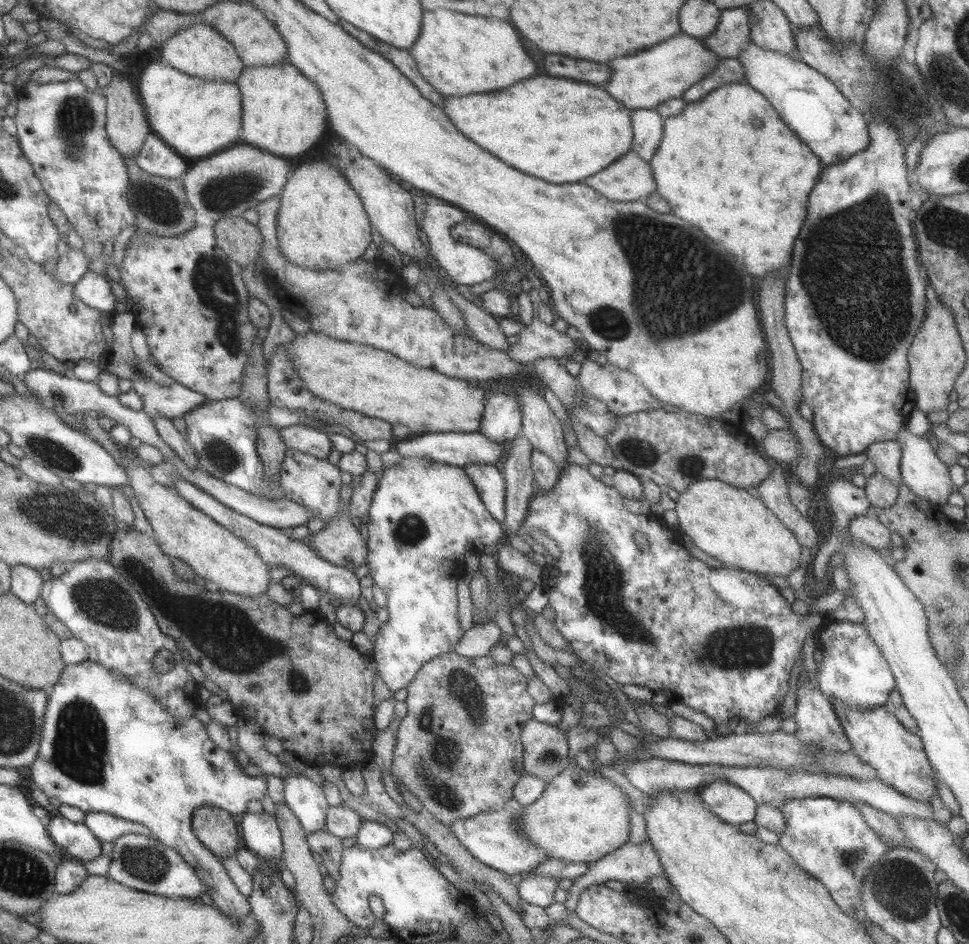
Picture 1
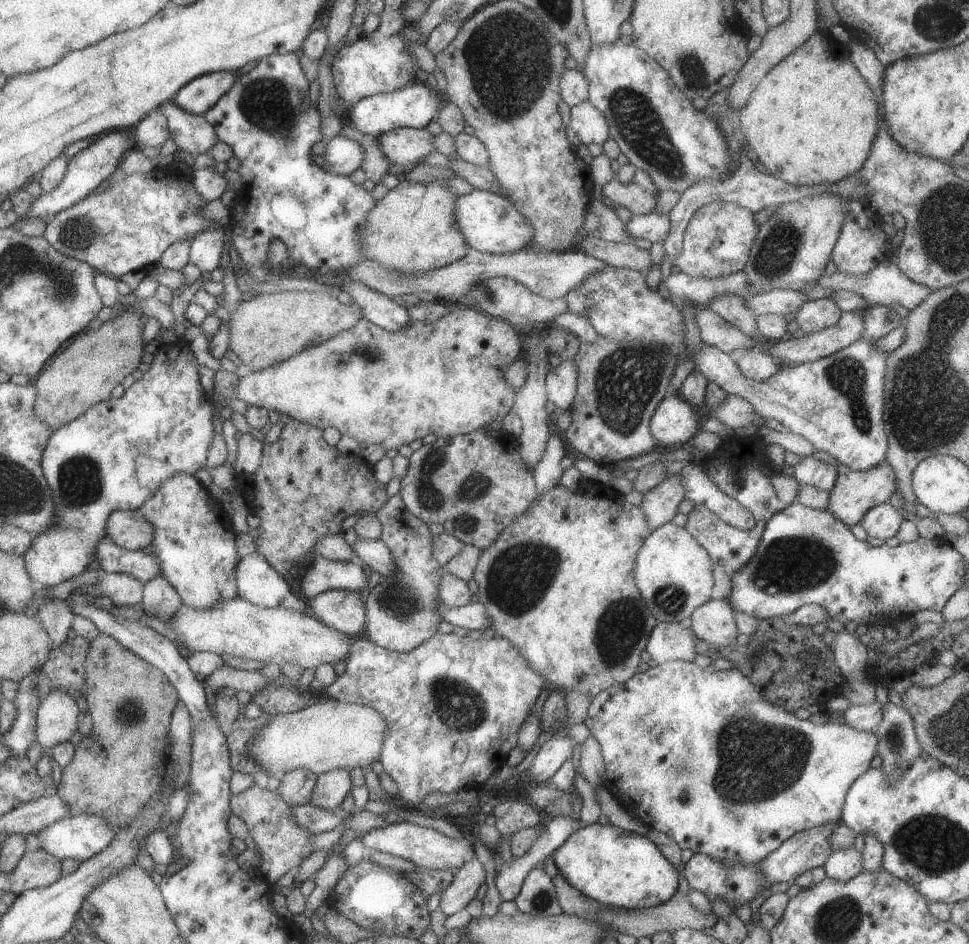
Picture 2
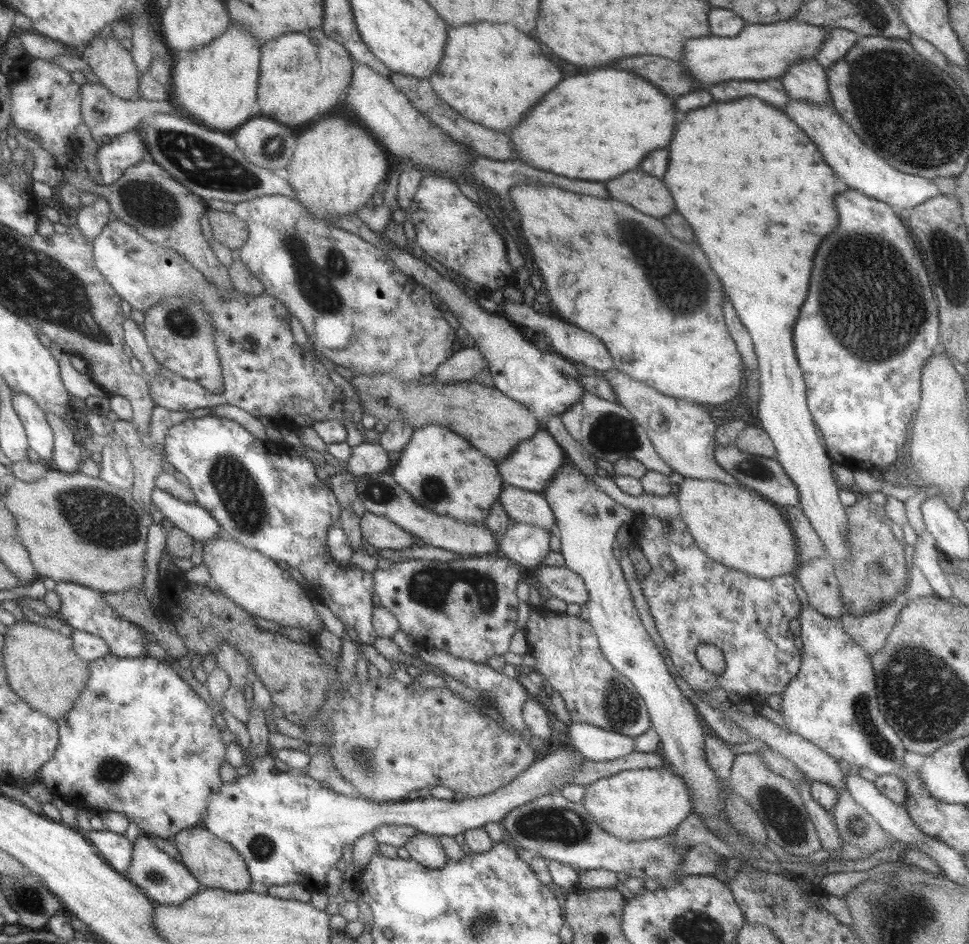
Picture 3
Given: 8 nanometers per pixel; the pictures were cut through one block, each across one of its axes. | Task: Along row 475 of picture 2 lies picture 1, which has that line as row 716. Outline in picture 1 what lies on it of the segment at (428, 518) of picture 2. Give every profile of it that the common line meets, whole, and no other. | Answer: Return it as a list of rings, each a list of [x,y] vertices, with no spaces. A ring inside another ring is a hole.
[[[453,650],[449,653],[434,657],[426,662],[413,678],[413,682],[407,687],[407,714],[397,730],[397,740],[393,750],[393,762],[391,772],[395,778],[400,778],[408,790],[418,798],[423,808],[431,812],[438,820],[445,825],[450,825],[458,818],[472,818],[481,812],[490,812],[502,809],[512,799],[512,788],[521,776],[525,775],[524,747],[521,741],[521,732],[526,721],[533,718],[535,702],[528,692],[528,682],[523,674],[512,664],[496,662],[489,654],[478,658],[460,656]]]

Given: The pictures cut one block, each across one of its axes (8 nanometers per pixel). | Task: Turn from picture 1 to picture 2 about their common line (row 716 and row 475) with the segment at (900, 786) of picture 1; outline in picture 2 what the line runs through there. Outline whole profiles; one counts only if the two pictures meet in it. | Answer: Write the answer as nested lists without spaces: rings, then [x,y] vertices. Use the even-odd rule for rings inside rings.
[[[884,461],[865,471],[853,471],[846,465],[837,466],[837,481],[830,492],[828,510],[849,527],[858,524],[871,508],[888,503],[897,490],[897,476],[890,463]]]

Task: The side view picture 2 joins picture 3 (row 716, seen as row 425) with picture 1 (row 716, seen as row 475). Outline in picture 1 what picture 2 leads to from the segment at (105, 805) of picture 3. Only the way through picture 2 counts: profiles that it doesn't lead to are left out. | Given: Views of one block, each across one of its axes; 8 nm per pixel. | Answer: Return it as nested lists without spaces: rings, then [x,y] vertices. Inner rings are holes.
[[[88,658],[71,665],[65,665],[64,670],[62,670],[60,674],[58,683],[48,695],[48,706],[46,707],[44,715],[44,725],[42,725],[41,745],[38,756],[31,764],[30,769],[32,780],[36,783],[36,786],[38,786],[40,790],[43,790],[48,797],[58,798],[62,804],[75,806],[87,813],[108,813],[112,816],[130,820],[130,822],[138,822],[138,824],[146,826],[154,838],[158,838],[162,844],[174,848],[174,850],[196,870],[196,875],[206,886],[205,892],[212,897],[215,906],[229,918],[241,922],[247,914],[251,913],[251,905],[247,902],[248,898],[240,894],[238,888],[234,885],[234,881],[230,879],[228,871],[226,867],[224,867],[224,863],[196,837],[196,833],[194,833],[194,829],[192,828],[192,814],[194,814],[196,808],[208,804],[208,806],[222,808],[238,819],[247,811],[248,801],[260,801],[262,797],[264,797],[264,794],[268,795],[268,777],[265,773],[261,776],[250,776],[246,774],[243,770],[244,767],[236,759],[234,753],[218,747],[218,745],[210,739],[207,731],[206,718],[203,715],[192,715],[192,717],[188,717],[188,719],[178,721],[176,717],[170,715],[170,713],[162,707],[162,703],[158,701],[150,691],[145,690],[145,688],[133,686],[126,675],[122,675],[122,673],[118,673],[118,671],[114,671],[114,669],[108,669],[108,667],[104,667],[104,665],[98,663],[98,661],[92,661]]]

